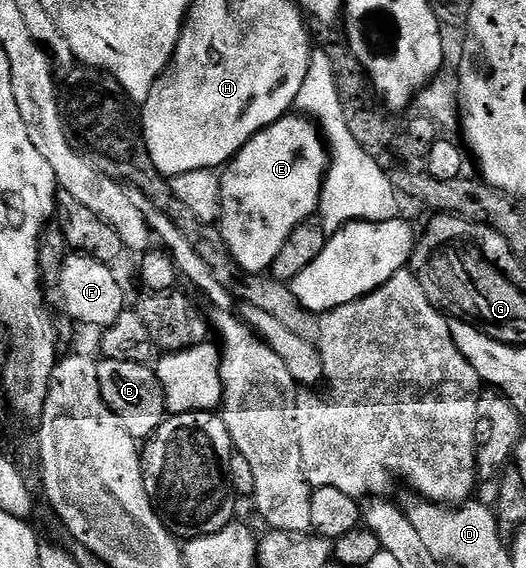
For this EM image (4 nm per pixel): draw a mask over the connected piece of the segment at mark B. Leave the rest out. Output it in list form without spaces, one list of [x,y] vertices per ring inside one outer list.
[[[100,358],[98,364],[97,381],[101,385],[101,397],[105,405],[115,414],[117,421],[125,425],[125,433],[137,441],[150,439],[169,415],[158,374],[146,363]]]

